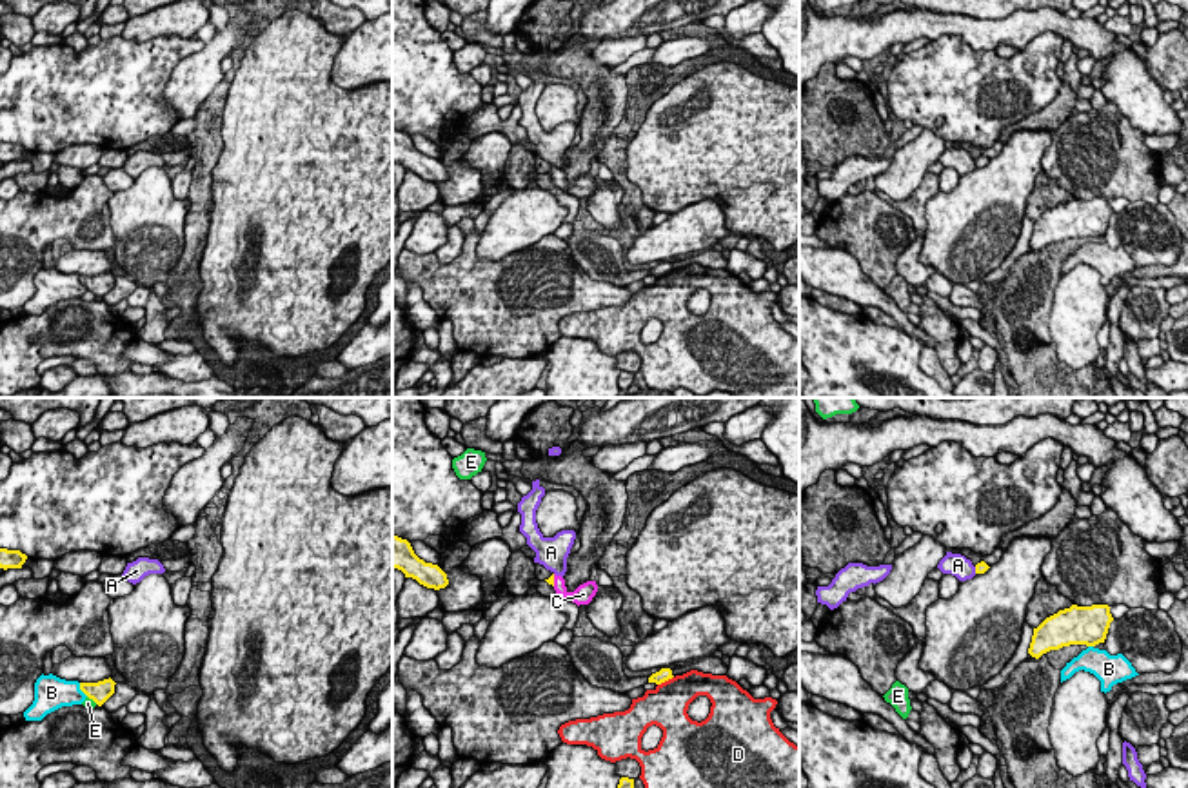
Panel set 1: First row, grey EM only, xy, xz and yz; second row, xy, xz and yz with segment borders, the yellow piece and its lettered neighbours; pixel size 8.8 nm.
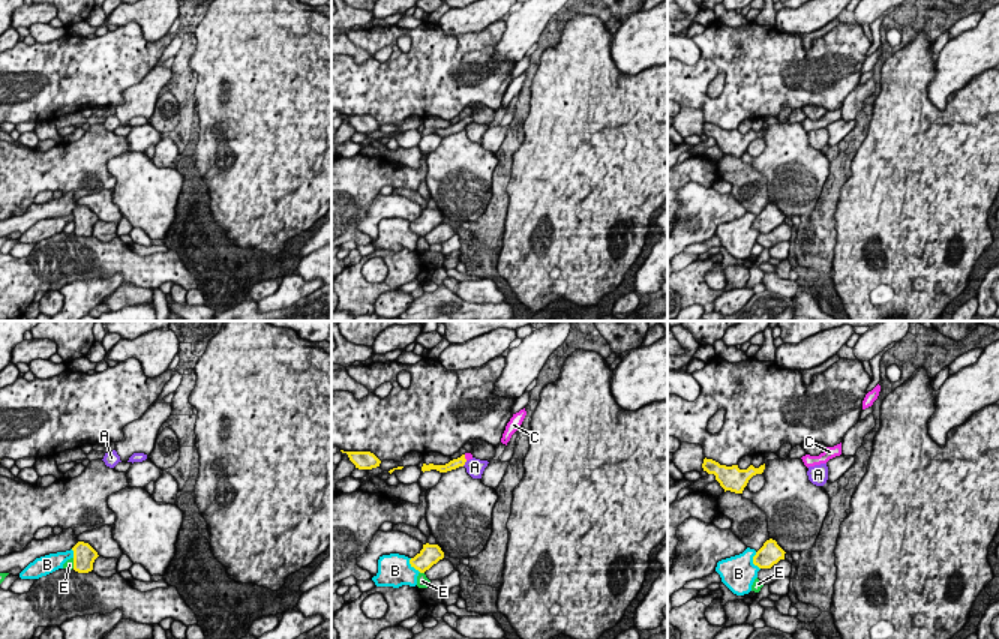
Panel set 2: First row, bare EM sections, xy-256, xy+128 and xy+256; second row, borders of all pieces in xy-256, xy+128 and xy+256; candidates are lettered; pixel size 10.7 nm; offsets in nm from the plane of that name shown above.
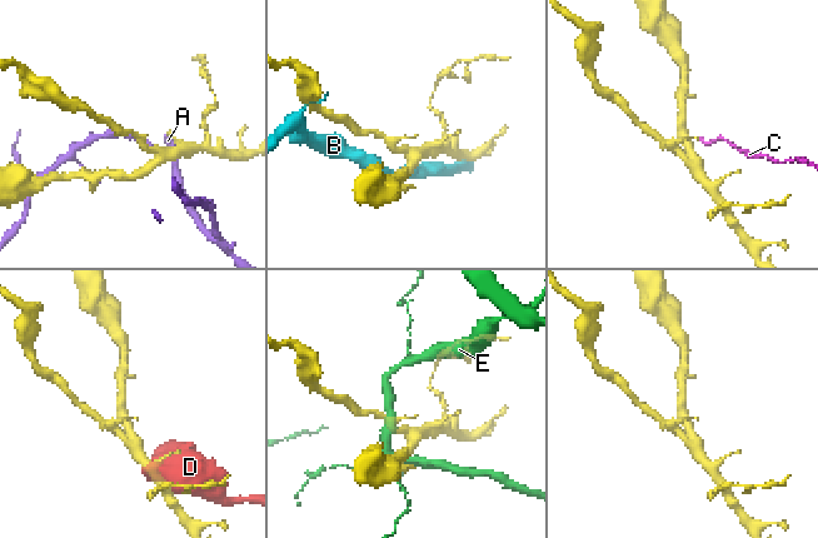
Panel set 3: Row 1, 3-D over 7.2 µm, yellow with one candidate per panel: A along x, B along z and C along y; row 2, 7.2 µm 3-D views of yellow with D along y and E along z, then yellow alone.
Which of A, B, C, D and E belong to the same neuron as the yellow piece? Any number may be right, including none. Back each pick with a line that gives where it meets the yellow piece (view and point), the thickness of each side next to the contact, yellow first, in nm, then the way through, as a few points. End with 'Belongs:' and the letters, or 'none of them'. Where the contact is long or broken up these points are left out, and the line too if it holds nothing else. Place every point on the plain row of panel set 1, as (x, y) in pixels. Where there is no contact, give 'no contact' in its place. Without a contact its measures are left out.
C: contact xz (553, 173); calibres 60 and 100 nm; way xz (551, 173), (553, 173), (560, 180)
Belongs: C

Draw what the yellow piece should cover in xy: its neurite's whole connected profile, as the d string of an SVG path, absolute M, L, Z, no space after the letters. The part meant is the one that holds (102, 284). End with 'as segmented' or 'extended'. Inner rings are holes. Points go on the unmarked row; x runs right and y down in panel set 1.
M109 271L98 276L80 276L80 283L102 300L114 287L114 278L116 276Z | as segmented

